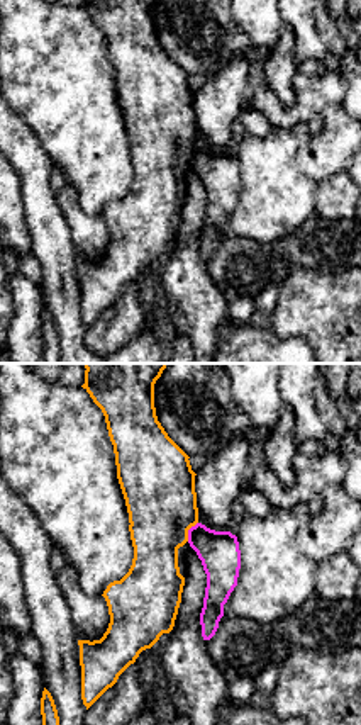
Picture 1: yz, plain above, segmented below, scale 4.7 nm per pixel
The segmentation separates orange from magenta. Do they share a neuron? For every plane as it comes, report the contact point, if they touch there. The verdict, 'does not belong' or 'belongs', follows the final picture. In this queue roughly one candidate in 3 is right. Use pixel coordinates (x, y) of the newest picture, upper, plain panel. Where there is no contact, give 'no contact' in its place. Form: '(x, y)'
(187, 151)

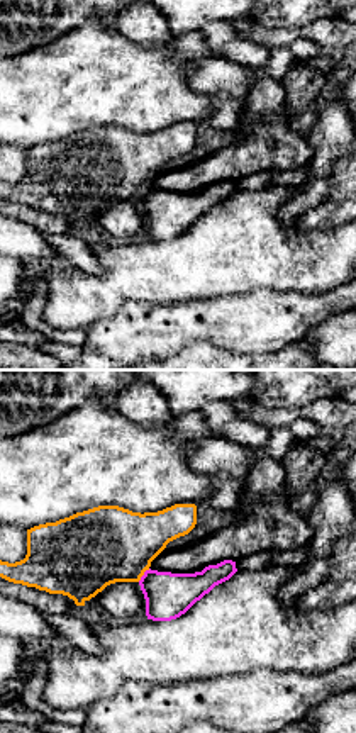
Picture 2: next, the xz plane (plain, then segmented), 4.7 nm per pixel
(143, 194)

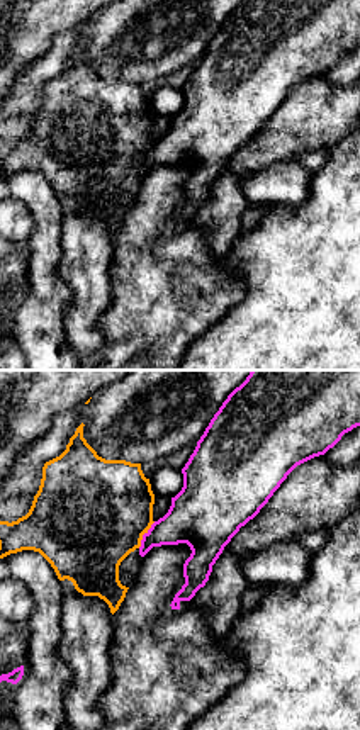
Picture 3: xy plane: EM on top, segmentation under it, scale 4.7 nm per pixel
(143, 153)

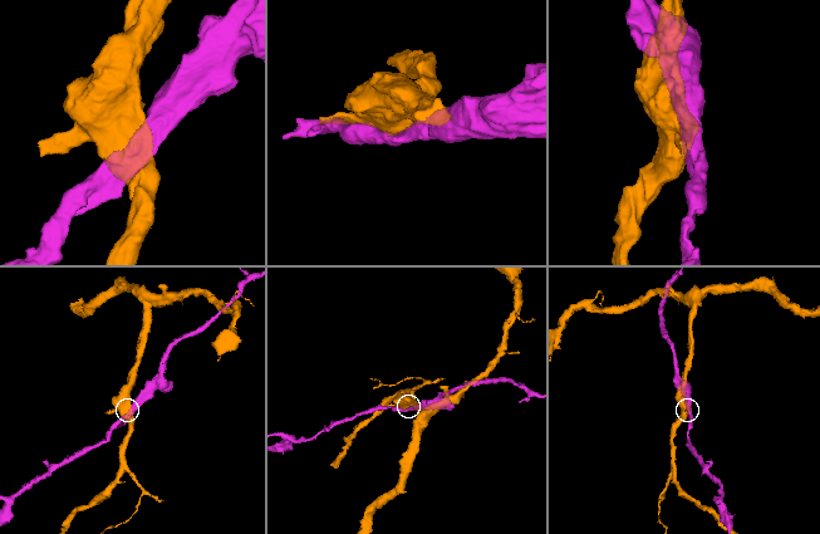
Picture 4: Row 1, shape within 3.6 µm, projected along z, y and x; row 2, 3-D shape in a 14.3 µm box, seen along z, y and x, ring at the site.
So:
does not belong

